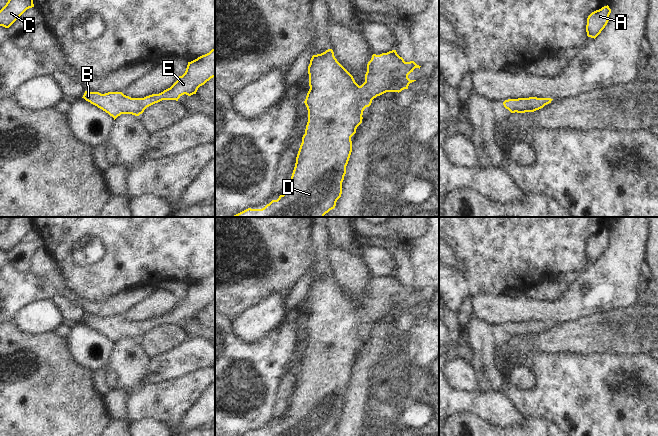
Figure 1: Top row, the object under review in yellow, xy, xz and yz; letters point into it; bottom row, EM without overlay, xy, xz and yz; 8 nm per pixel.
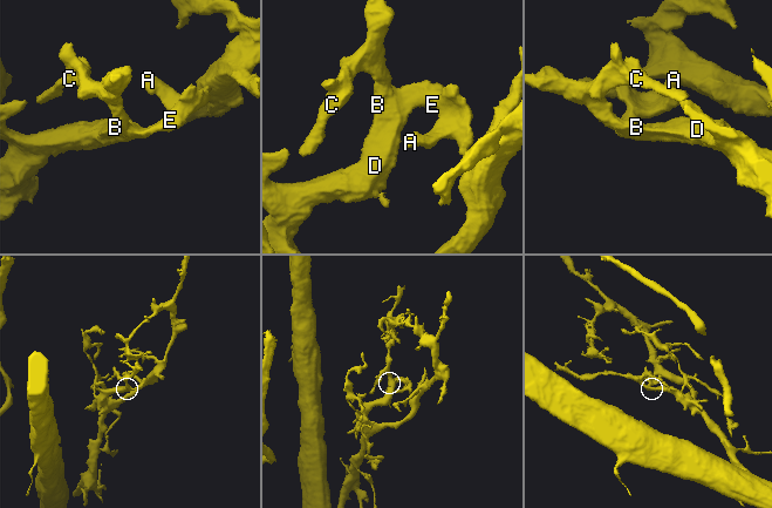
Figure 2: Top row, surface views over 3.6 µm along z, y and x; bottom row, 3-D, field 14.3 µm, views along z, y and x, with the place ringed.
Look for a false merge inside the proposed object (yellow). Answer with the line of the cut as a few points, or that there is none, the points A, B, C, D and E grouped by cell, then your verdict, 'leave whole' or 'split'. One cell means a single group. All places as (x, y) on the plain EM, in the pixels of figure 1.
no cut; A B C D E; leave whole

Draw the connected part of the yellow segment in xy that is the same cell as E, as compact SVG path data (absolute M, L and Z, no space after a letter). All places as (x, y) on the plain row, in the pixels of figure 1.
M215 272L212 273L209 277L202 279L191 286L188 286L185 297L182 300L179 300L177 305L170 312L164 314L159 318L152 318L144 322L131 322L124 319L122 316L108 316L105 318L101 318L99 316L85 315L82 322L102 333L110 340L112 340L115 344L121 338L132 338L135 340L139 340L144 336L147 331L162 324L178 325L178 323L184 318L188 320L196 318L198 312L204 309L213 301L215 301Z

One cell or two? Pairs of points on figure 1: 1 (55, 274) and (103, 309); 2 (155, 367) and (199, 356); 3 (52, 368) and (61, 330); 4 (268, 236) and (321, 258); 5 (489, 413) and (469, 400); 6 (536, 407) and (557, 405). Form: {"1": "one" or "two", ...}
{"1": "one", "2": "one", "3": "two", "4": "two", "5": "one", "6": "one"}

